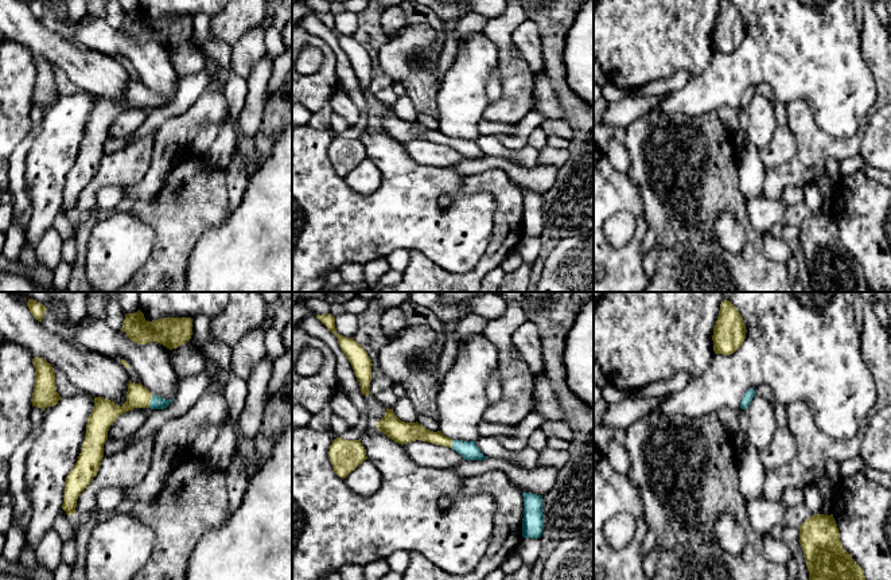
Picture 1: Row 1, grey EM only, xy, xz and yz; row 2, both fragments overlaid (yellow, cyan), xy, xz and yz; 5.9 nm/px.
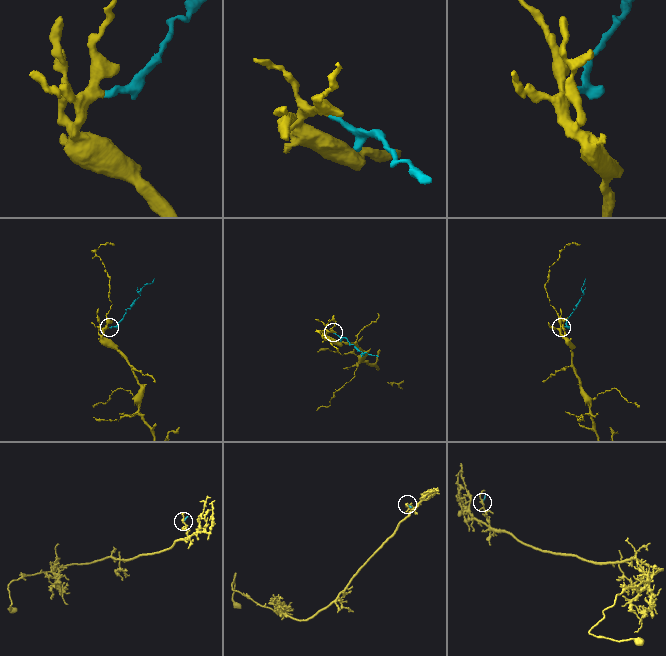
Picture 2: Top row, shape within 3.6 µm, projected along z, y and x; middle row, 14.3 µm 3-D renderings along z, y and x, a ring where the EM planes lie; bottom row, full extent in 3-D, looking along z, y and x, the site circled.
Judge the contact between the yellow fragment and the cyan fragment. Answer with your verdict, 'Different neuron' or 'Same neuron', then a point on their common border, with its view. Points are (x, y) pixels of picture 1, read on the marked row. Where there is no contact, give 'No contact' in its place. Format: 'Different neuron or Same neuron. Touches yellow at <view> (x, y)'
Same neuron. Touches yellow at xy (150, 401)

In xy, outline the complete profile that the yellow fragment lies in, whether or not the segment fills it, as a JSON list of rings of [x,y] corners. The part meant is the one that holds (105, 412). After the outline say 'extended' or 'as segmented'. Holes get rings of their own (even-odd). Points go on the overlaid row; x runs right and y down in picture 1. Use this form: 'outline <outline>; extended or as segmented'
outline [[[129,379],[127,401],[122,406],[104,397],[94,397],[94,406],[87,419],[85,440],[77,463],[66,476],[62,509],[67,515],[75,513],[77,499],[97,475],[104,458],[108,431],[120,414],[135,408],[164,409],[174,400],[152,396],[141,384]]]; extended

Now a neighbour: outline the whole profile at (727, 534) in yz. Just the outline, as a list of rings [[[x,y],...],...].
[[[725,514],[716,519],[712,538],[720,549],[734,556],[742,554],[747,544],[744,530]]]

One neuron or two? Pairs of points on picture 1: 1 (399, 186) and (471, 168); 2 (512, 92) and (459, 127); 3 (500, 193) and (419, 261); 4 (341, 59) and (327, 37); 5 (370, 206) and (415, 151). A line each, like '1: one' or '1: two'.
1: two
2: two
3: one
4: one
5: two

